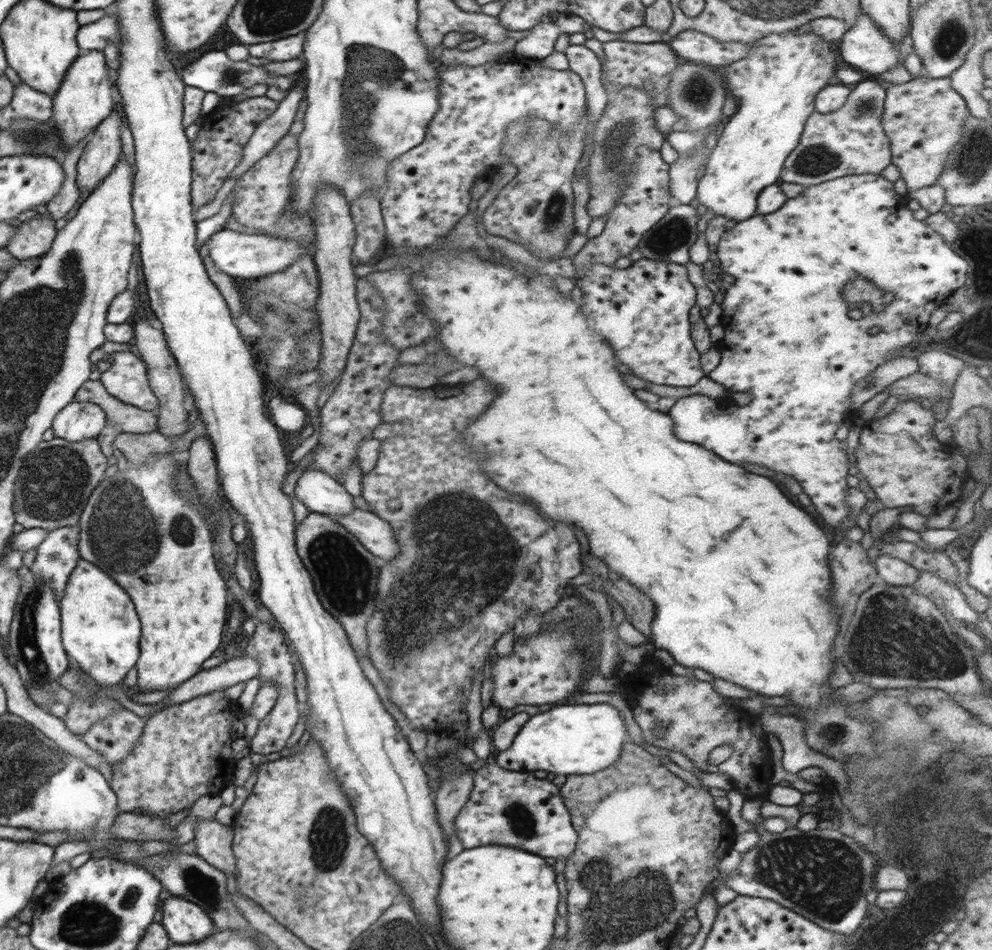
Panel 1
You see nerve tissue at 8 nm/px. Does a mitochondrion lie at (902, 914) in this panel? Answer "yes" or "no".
no

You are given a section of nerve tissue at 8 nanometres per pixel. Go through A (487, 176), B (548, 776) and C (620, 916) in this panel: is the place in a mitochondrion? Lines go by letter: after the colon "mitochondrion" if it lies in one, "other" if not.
A: other
B: other
C: mitochondrion

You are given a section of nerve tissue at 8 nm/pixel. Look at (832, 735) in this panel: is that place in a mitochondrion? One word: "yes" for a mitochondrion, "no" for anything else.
yes

